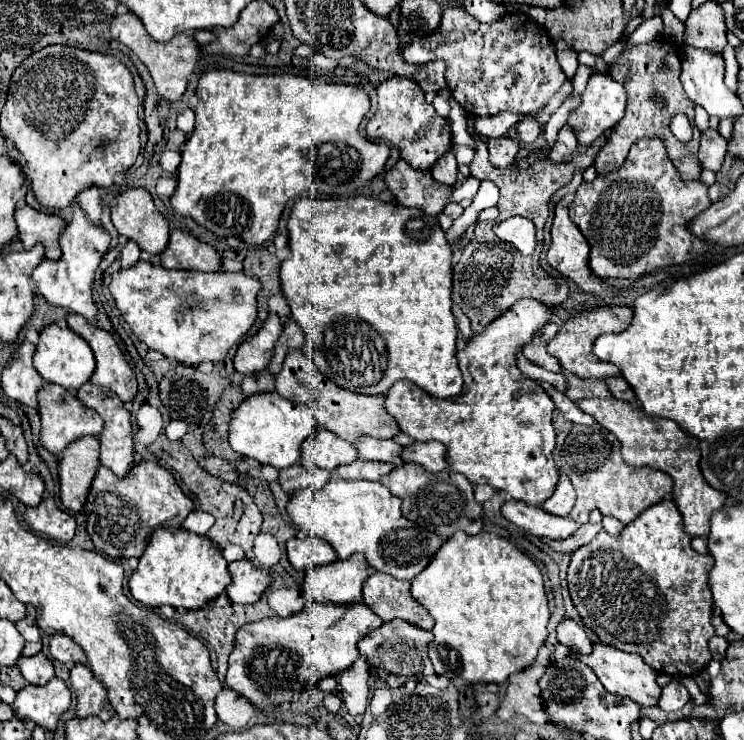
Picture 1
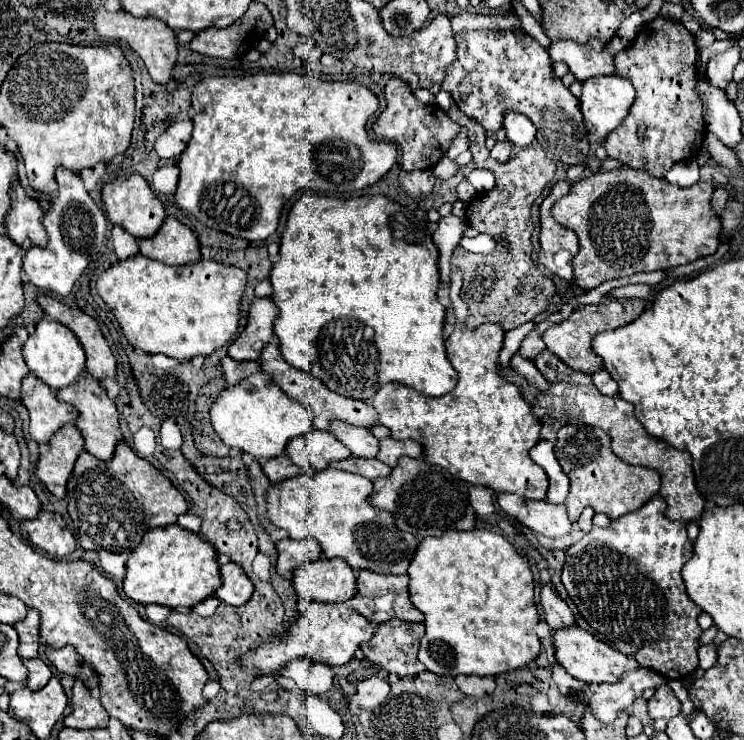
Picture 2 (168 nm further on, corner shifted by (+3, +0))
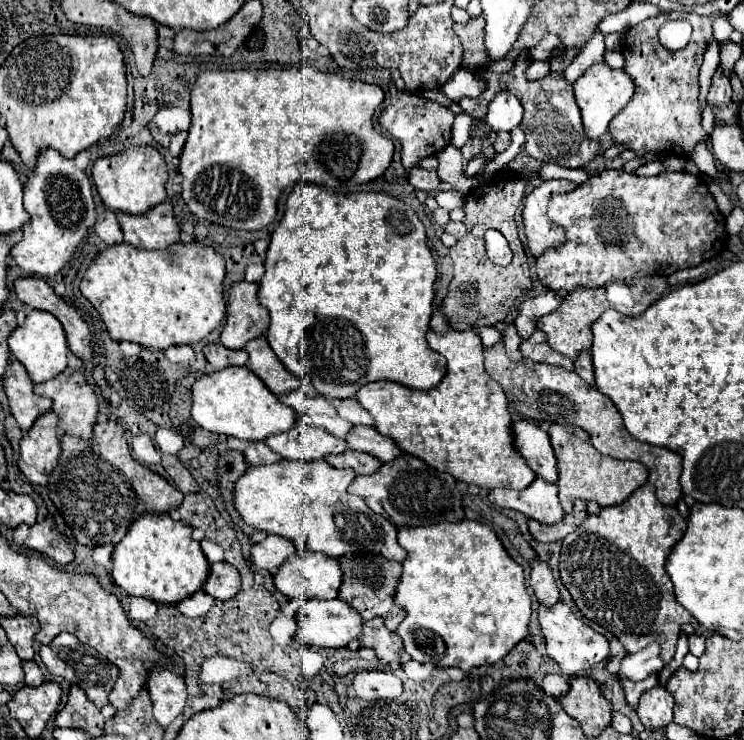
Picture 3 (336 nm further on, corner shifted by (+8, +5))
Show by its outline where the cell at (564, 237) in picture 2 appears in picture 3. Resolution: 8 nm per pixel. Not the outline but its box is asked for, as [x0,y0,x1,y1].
[522,179,576,257]

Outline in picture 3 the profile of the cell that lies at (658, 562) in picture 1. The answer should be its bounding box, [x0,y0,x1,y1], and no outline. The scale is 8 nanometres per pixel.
[560,483,692,663]

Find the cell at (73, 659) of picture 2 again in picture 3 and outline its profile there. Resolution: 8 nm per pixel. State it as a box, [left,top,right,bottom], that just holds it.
[40,633,118,709]

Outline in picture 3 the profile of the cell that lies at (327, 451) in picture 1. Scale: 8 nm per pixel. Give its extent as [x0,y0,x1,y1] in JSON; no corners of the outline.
[264,419,348,461]

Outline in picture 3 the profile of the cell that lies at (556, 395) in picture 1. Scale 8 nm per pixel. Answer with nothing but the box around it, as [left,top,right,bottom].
[504,323,520,359]

